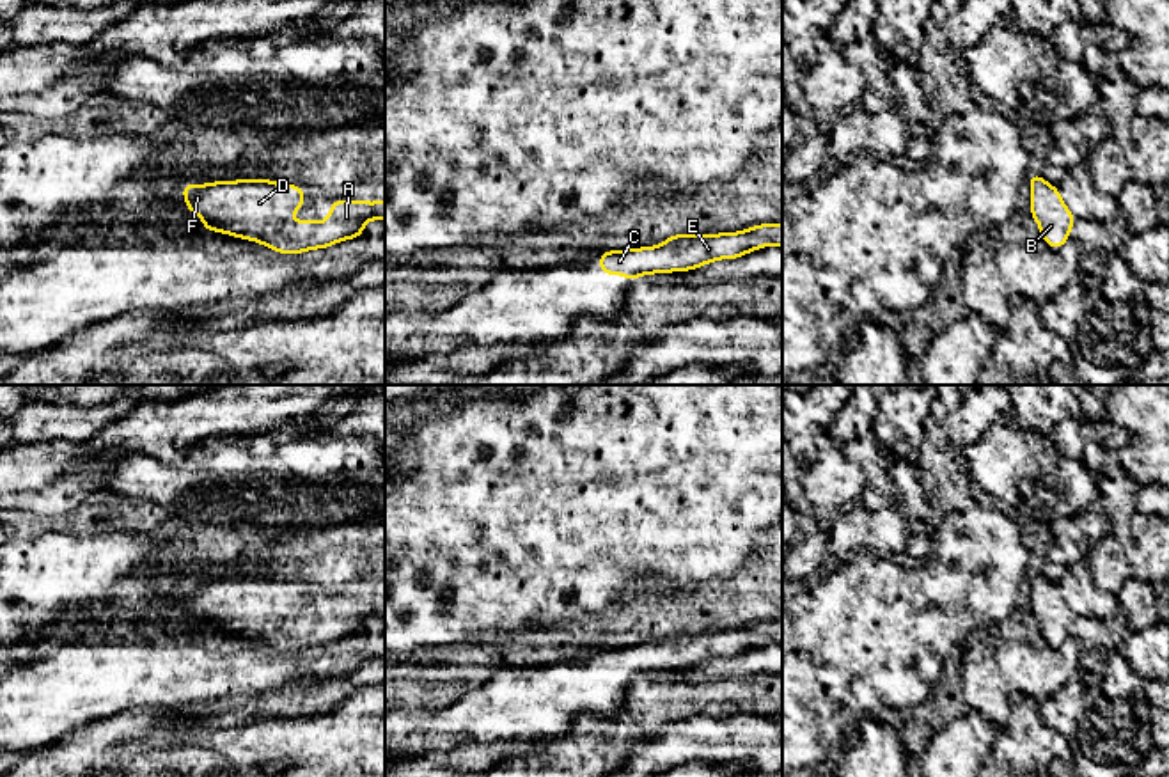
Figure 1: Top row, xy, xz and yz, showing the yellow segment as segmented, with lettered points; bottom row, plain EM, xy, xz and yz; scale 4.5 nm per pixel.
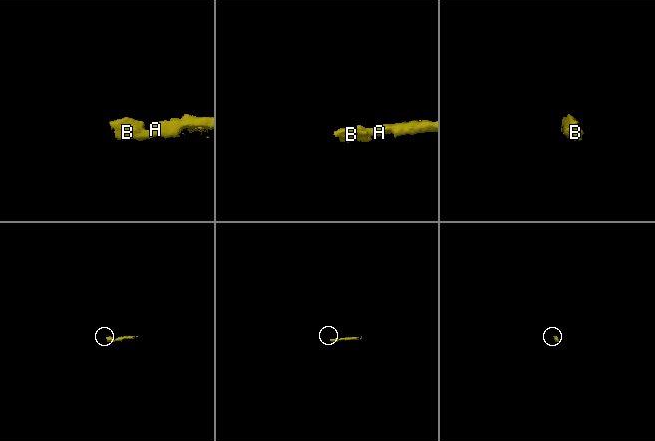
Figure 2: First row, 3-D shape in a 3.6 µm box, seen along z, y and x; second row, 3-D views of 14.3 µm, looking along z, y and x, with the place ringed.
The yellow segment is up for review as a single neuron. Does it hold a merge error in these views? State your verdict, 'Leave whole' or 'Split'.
Leave whole

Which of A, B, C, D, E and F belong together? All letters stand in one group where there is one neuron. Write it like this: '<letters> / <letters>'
A B C D E F

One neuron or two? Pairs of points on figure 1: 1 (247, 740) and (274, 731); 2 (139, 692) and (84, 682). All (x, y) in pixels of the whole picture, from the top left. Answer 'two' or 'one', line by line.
1: one
2: one

